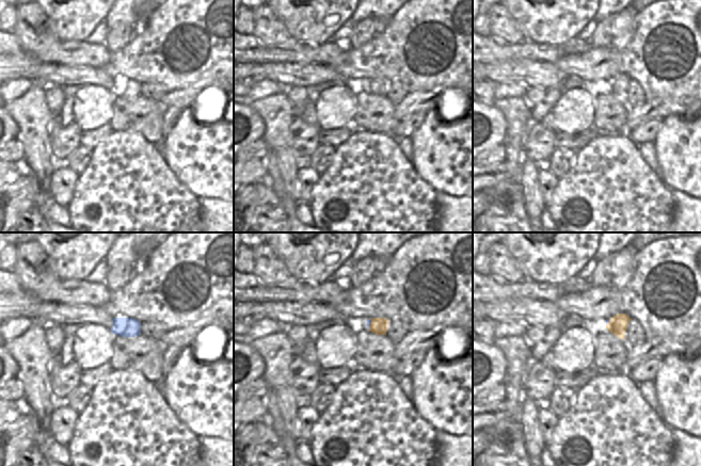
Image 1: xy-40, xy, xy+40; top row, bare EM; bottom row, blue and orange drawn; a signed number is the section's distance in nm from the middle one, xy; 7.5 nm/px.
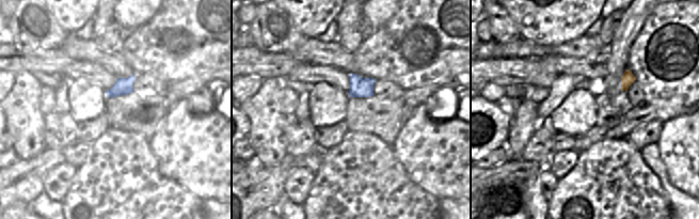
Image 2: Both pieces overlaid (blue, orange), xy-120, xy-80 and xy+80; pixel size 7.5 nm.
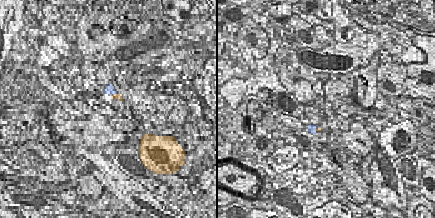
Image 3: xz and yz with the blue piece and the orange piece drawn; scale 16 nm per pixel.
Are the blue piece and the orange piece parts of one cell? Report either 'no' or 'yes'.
yes

